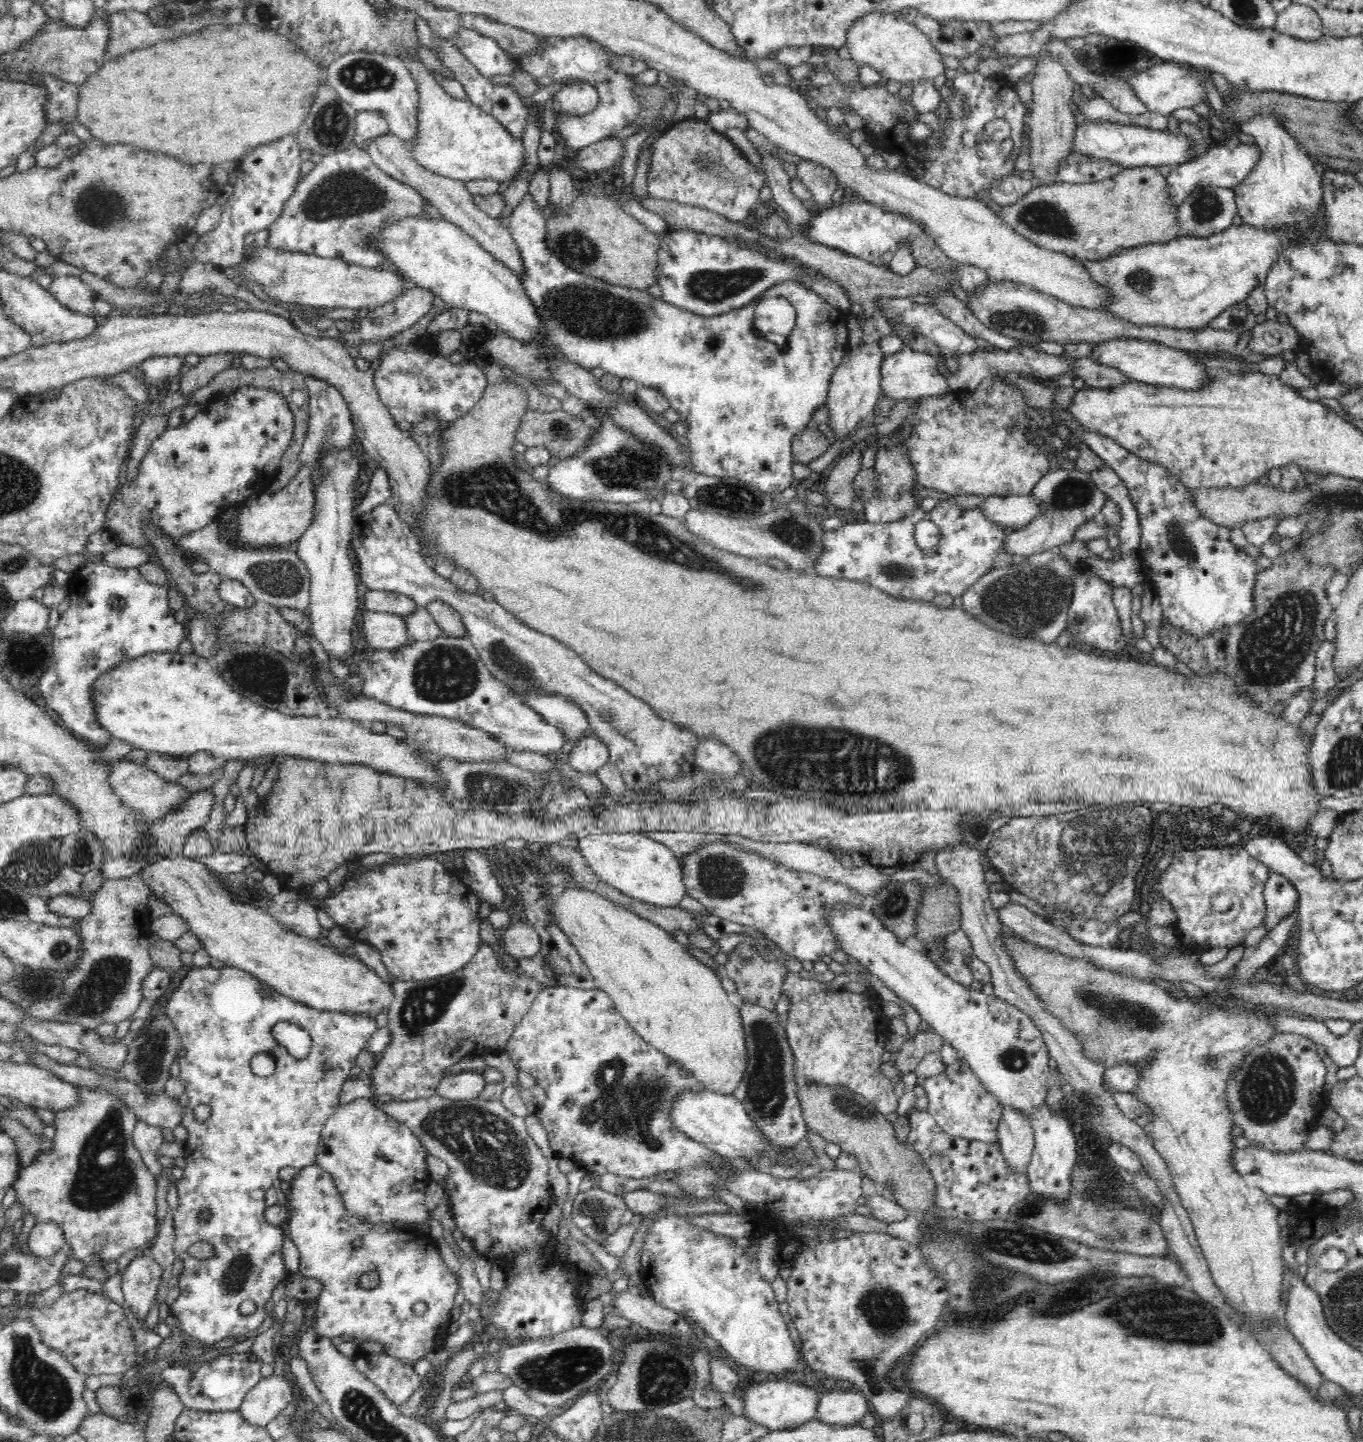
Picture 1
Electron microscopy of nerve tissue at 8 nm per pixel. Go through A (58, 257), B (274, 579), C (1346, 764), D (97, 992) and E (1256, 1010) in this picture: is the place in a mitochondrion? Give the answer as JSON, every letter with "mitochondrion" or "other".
{"A":"other","B":"mitochondrion","C":"mitochondrion","D":"mitochondrion","E":"other"}

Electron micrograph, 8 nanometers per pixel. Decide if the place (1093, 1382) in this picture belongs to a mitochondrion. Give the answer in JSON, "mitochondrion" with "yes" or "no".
{"mitochondrion":"no"}

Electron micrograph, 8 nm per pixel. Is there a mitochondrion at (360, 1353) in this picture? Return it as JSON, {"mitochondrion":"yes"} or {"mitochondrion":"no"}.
{"mitochondrion":"no"}

